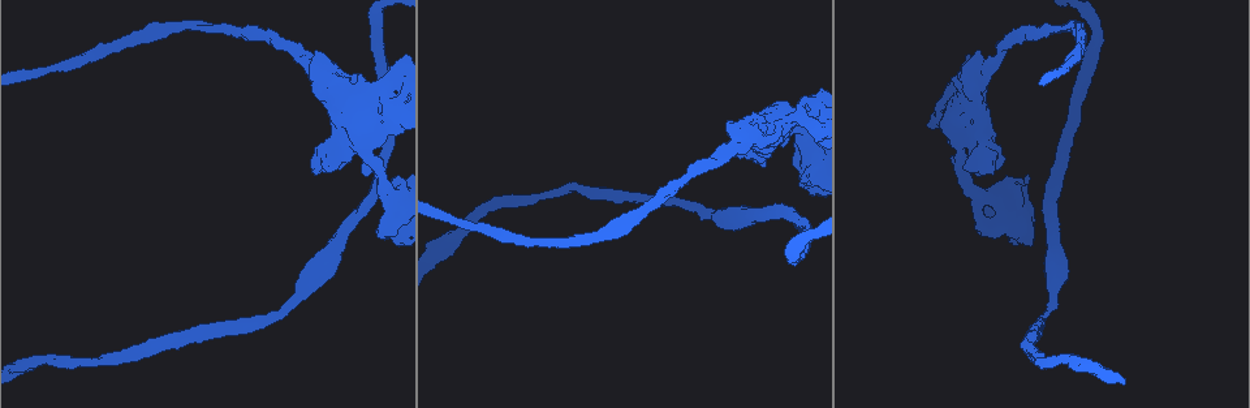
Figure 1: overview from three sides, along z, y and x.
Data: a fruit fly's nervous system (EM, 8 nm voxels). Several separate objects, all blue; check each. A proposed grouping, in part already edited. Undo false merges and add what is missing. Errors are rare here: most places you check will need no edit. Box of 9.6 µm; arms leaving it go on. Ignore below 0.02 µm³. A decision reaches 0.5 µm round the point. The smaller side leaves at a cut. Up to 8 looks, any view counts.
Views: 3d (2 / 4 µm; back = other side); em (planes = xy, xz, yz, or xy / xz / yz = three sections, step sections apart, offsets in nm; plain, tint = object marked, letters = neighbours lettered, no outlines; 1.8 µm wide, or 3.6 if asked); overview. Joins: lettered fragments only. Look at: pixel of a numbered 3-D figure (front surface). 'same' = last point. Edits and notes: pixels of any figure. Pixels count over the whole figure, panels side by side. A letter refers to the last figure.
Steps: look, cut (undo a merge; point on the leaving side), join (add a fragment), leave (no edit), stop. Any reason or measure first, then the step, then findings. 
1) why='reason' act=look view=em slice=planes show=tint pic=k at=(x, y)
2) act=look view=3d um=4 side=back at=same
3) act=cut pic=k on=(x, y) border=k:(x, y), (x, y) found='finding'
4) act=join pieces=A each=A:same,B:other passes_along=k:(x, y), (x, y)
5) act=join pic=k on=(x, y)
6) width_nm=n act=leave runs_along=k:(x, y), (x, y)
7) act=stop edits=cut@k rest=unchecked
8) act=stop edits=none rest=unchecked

act=look view=em slice=planes show=letters pic=1 at=(808, 121)

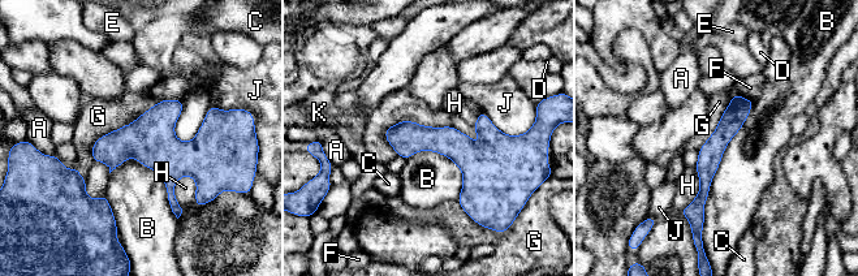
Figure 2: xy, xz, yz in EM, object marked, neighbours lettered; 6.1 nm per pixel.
width_nm=140 act=leave each=A:other,B:other,C:other,D:other,E:other,F:other,G:other,H:other,J:other,K:other runs_along=2:(750, 103), (710, 154), (701, 216) found='continuous, no second neuron'

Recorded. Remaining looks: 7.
why='an open end' act=look view=em slice=planes show=letters pic=1 at=(324, 168)

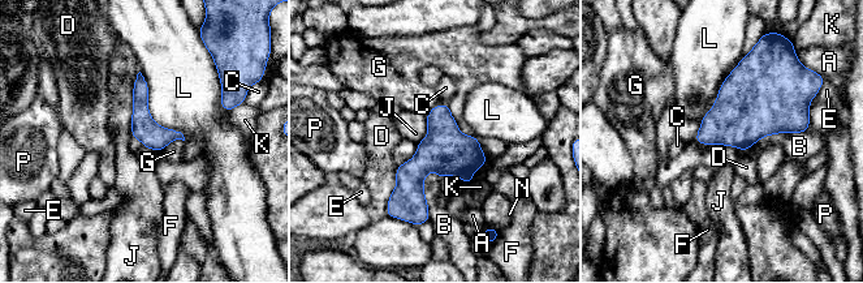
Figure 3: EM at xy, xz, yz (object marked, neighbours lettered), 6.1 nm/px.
act=leave each=A:other,B:other,C:other,D:other,E:other,F:other,G:other,J:other,K:other,L:other,N:other,P:other runs_along=3:(139, 78), (142, 125), (159, 148) found='none of them fits'

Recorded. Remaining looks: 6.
act=stop edits=none rest=unchecked

